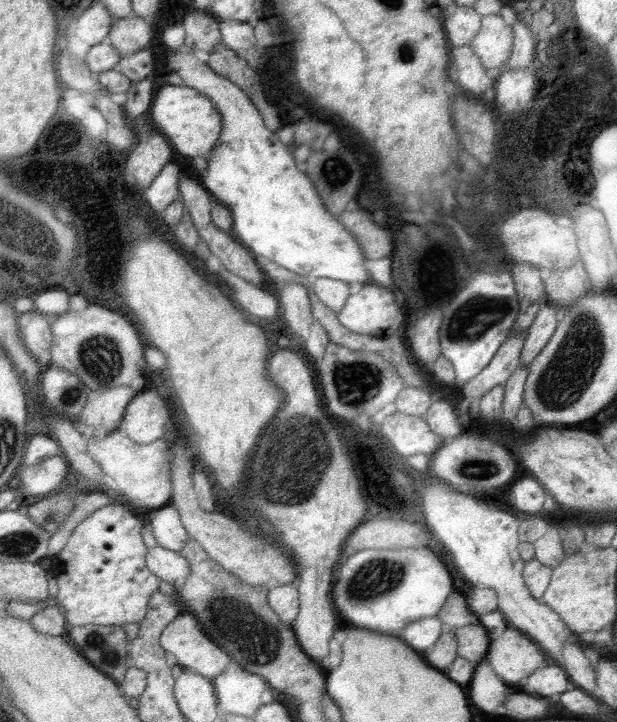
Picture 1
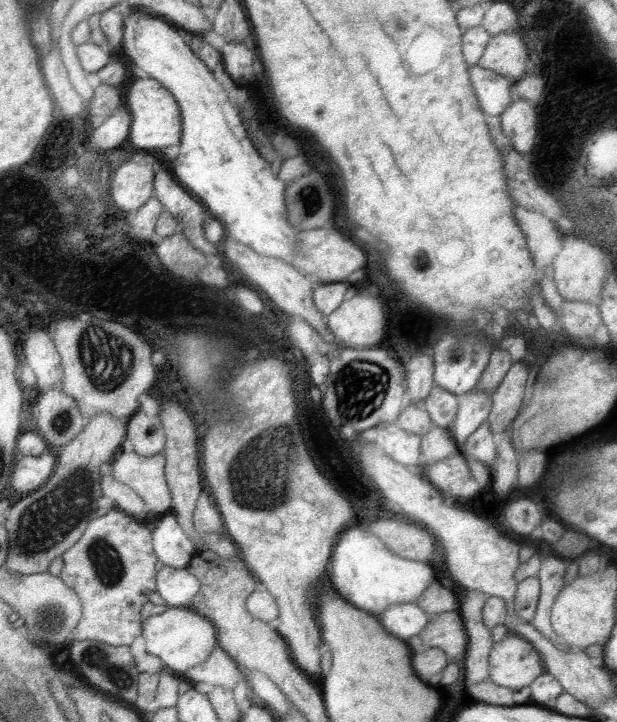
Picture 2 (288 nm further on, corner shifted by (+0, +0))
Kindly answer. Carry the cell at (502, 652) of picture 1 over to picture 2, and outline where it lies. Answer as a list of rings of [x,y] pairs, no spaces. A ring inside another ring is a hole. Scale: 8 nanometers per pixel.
[[[507,636],[501,642],[495,642],[489,652],[489,680],[497,684],[499,688],[515,688],[517,692],[525,686],[531,686],[531,682],[545,672],[543,660],[535,646],[527,642],[521,636]]]

